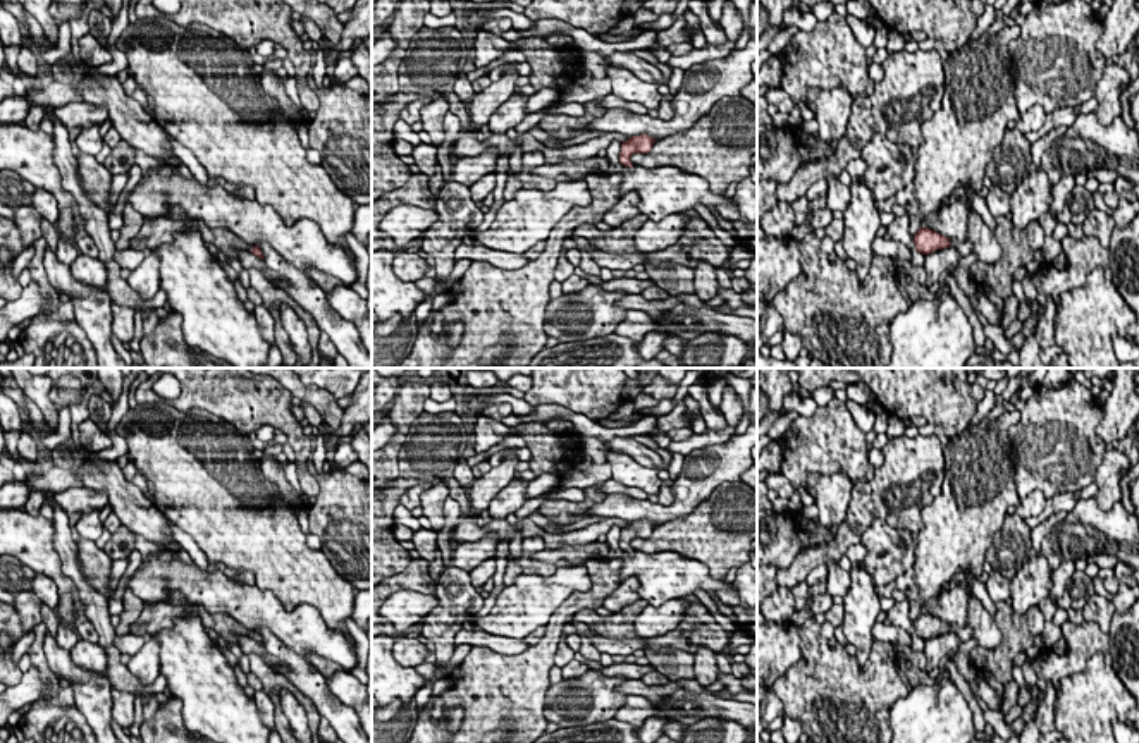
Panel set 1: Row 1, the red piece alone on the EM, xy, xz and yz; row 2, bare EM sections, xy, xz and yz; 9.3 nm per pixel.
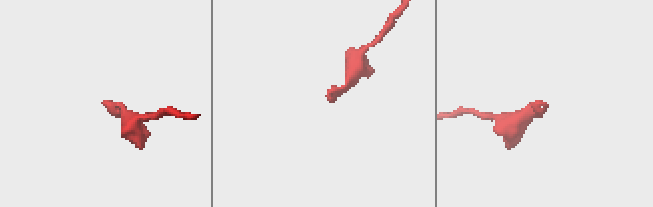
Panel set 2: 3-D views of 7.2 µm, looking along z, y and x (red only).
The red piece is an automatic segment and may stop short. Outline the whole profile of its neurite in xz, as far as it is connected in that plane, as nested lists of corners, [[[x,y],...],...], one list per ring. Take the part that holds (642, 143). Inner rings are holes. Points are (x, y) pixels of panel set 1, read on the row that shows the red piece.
[[[647,134],[631,136],[628,141],[621,143],[619,162],[625,167],[633,169],[633,165],[630,162],[631,155],[633,153],[649,153],[654,143],[656,143],[656,139]]]

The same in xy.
[[[196,220],[194,225],[205,243],[217,246],[219,251],[229,258],[237,260],[237,251],[244,249],[263,260],[262,249],[258,246],[246,244],[237,237],[227,239],[224,229],[208,229],[203,220]]]

